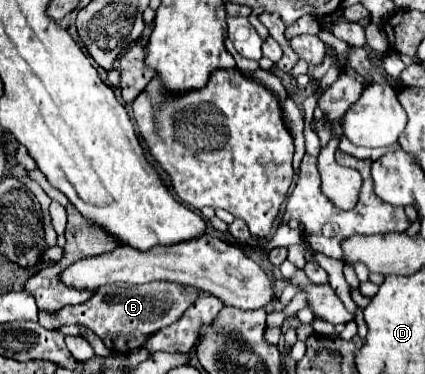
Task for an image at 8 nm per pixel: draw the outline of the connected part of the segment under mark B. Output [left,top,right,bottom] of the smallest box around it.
[38,281,198,353]

